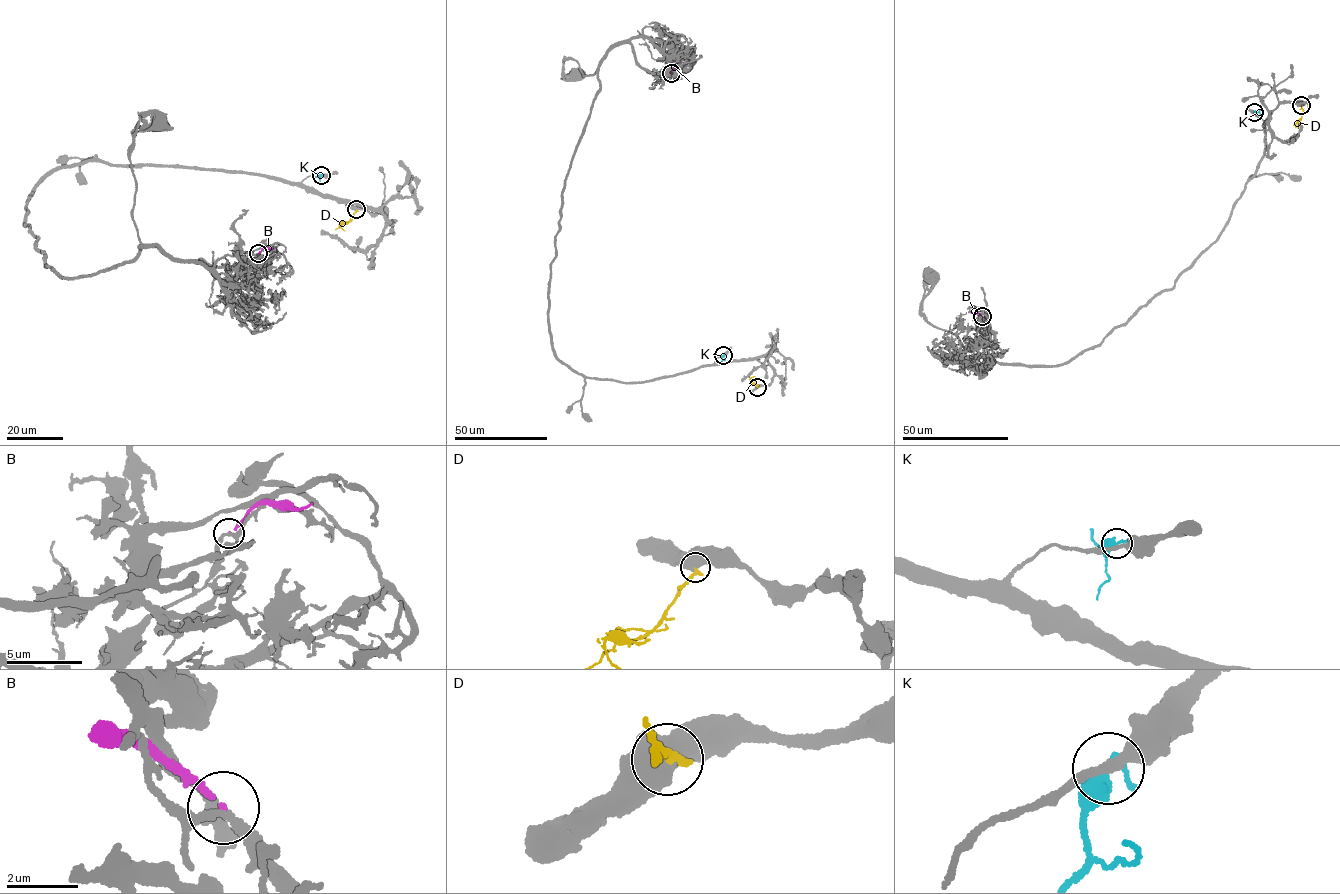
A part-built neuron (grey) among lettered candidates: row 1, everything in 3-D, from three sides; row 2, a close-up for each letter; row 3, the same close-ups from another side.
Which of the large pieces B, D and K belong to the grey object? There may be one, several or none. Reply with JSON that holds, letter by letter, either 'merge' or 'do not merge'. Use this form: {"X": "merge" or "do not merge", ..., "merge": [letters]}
{"B": "do not merge", "D": "do not merge", "K": "do not merge", "merge": []}

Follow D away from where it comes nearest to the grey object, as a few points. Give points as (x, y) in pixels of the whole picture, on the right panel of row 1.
D: (1301, 105), (1301, 117), (1296, 127)

